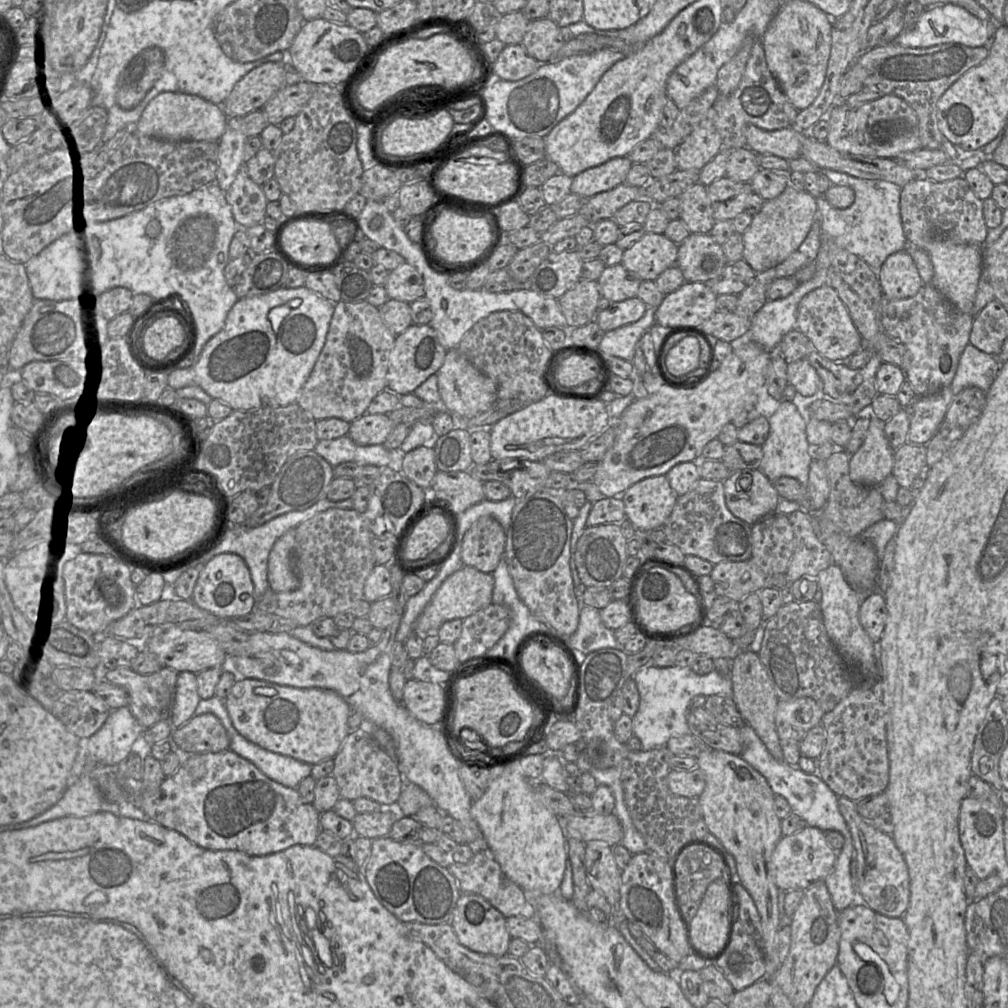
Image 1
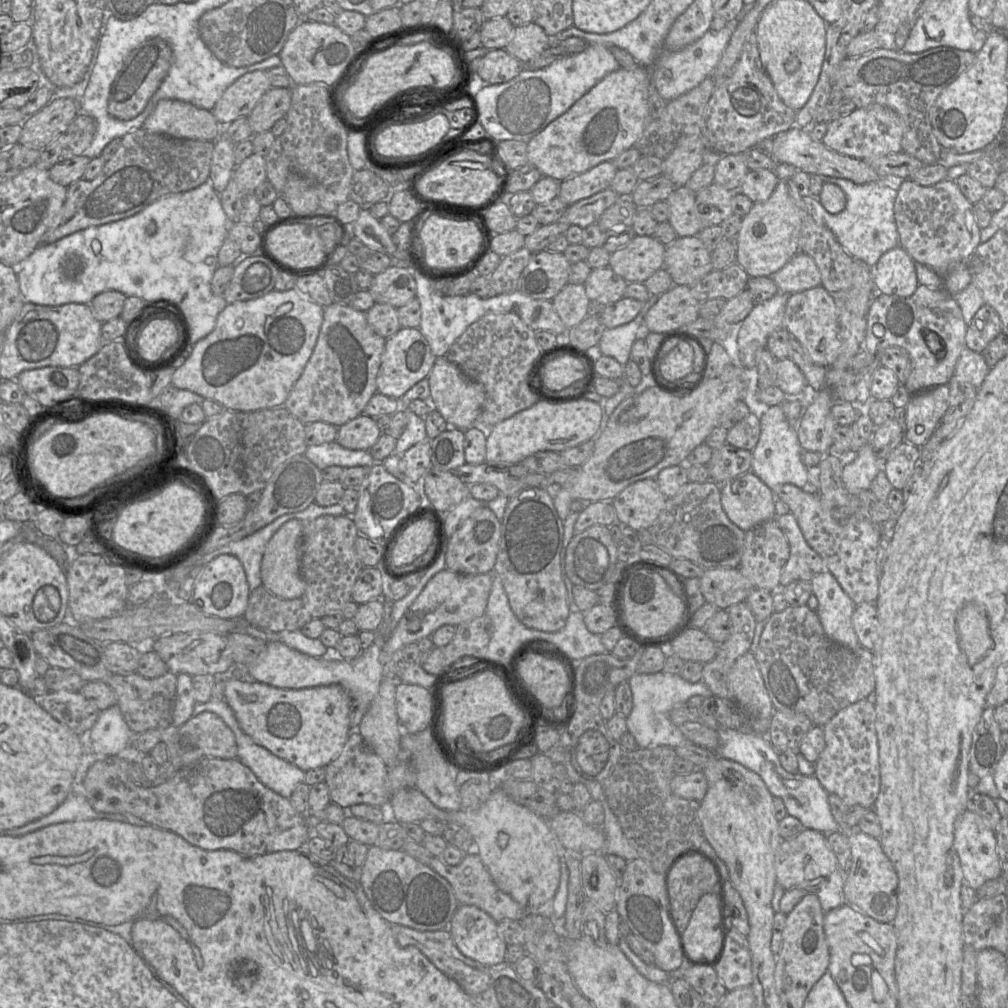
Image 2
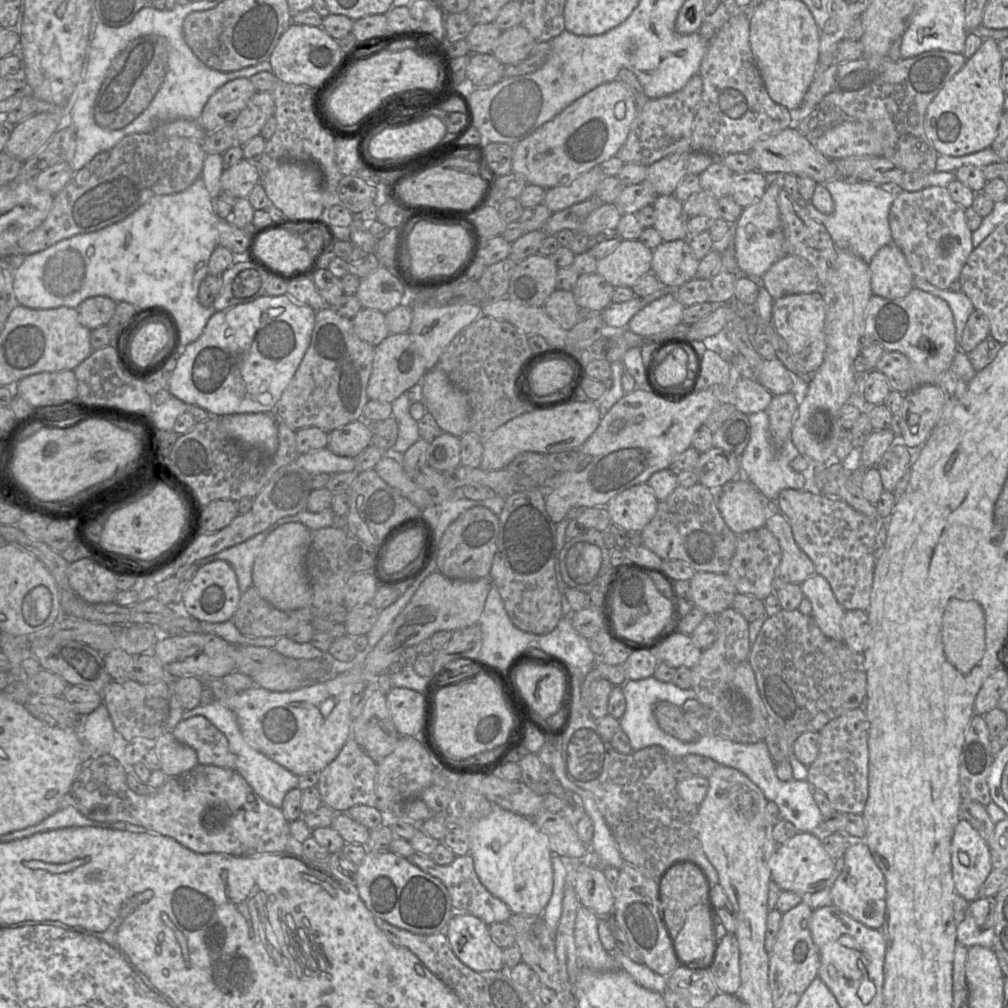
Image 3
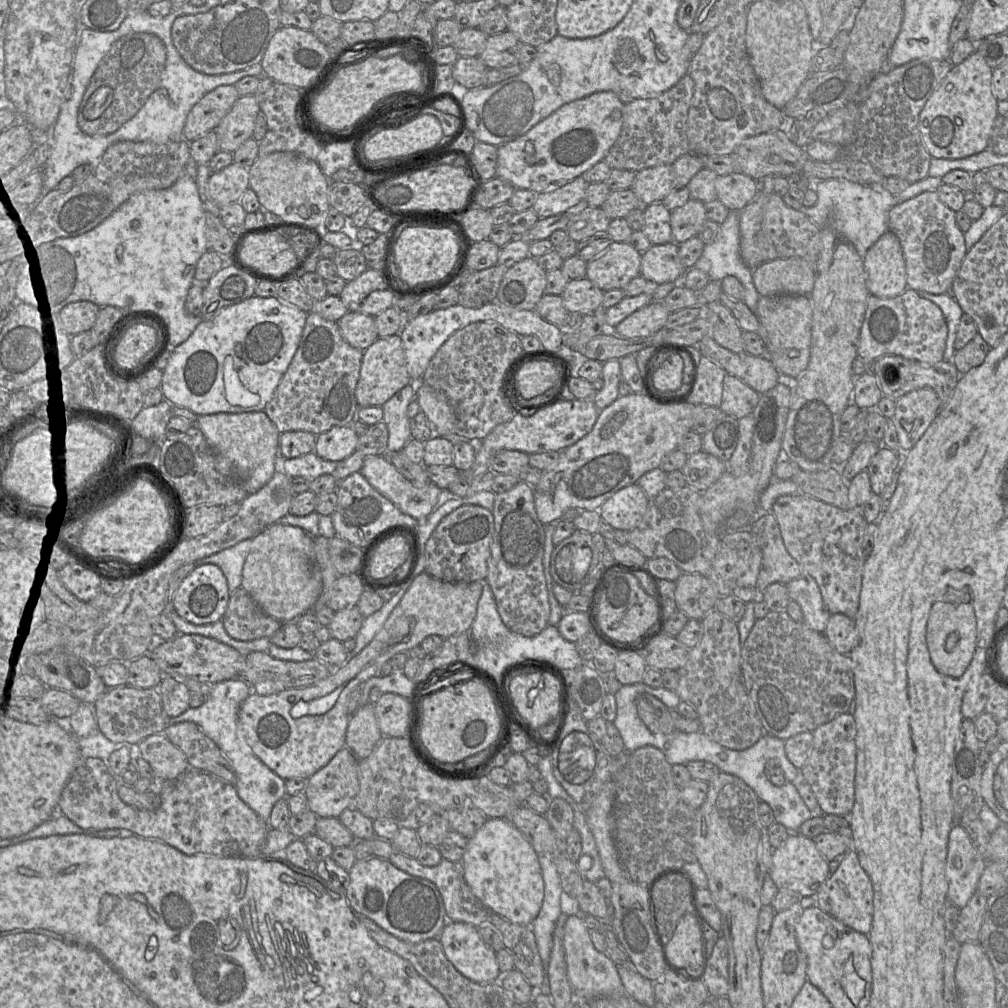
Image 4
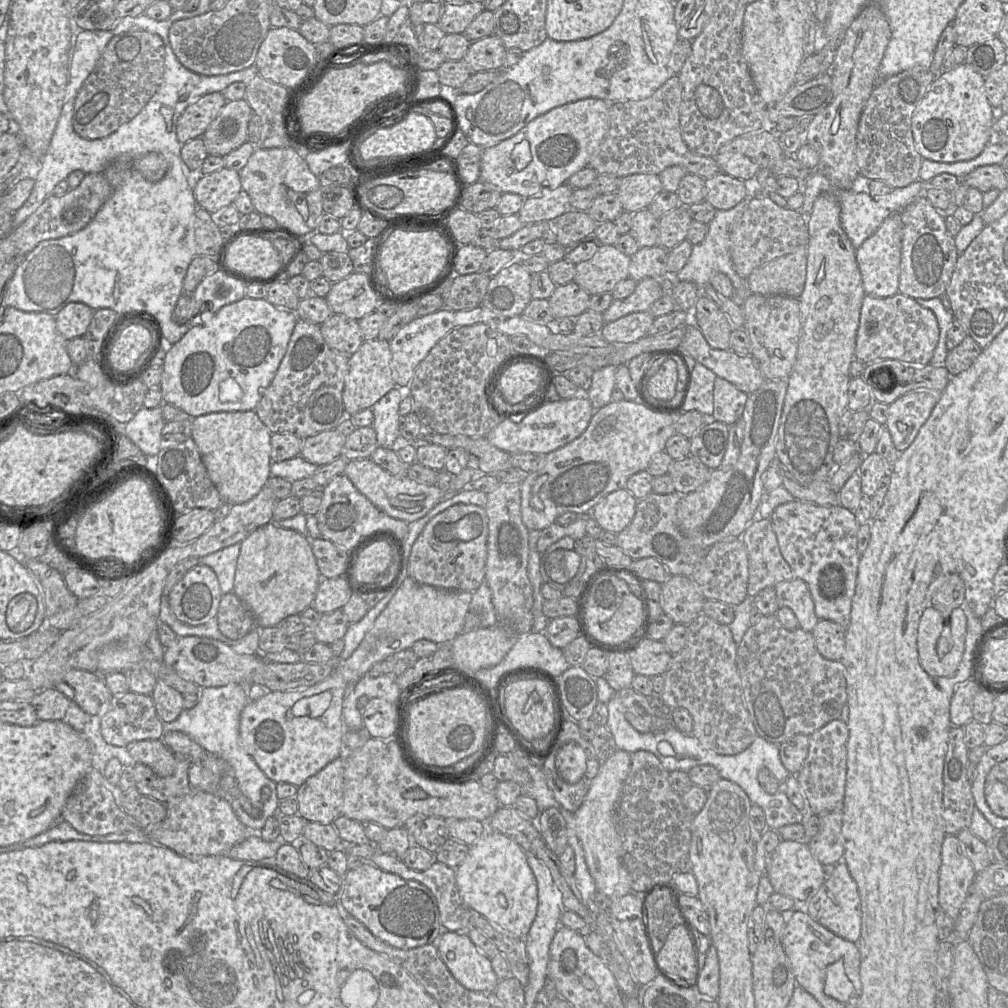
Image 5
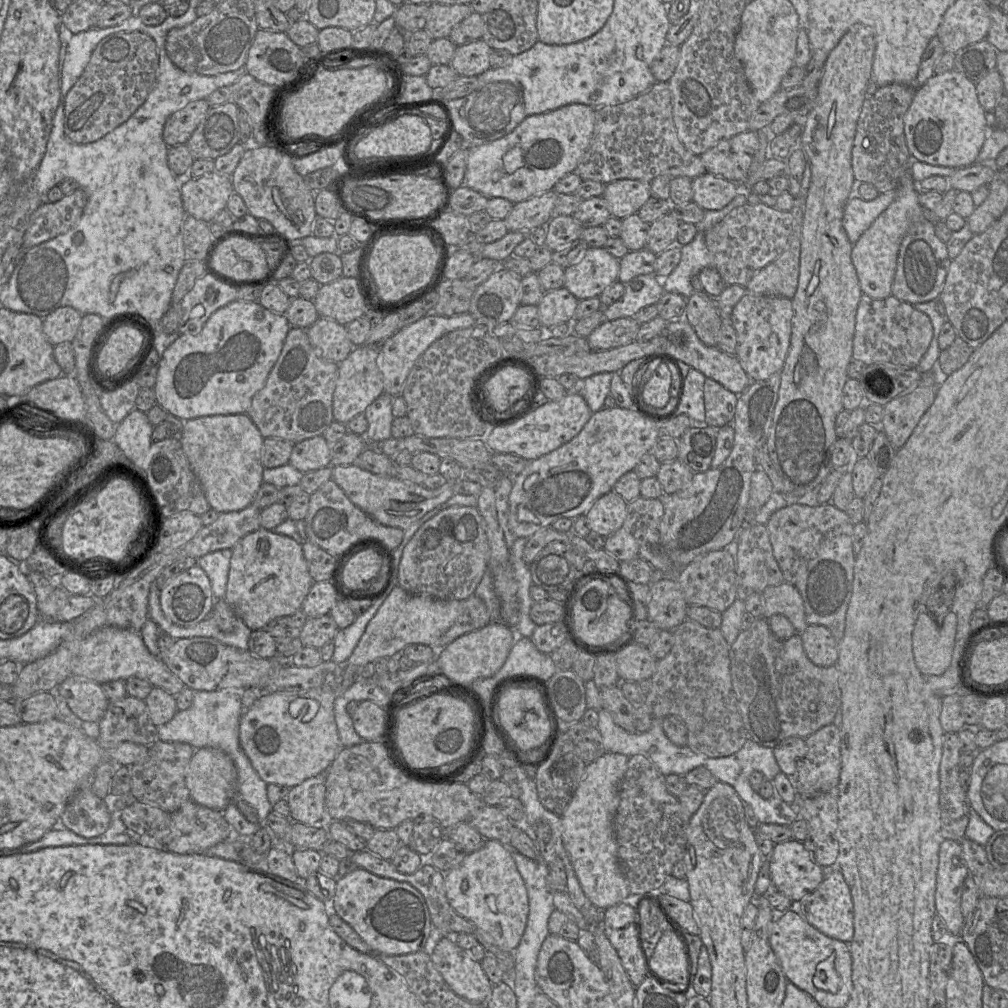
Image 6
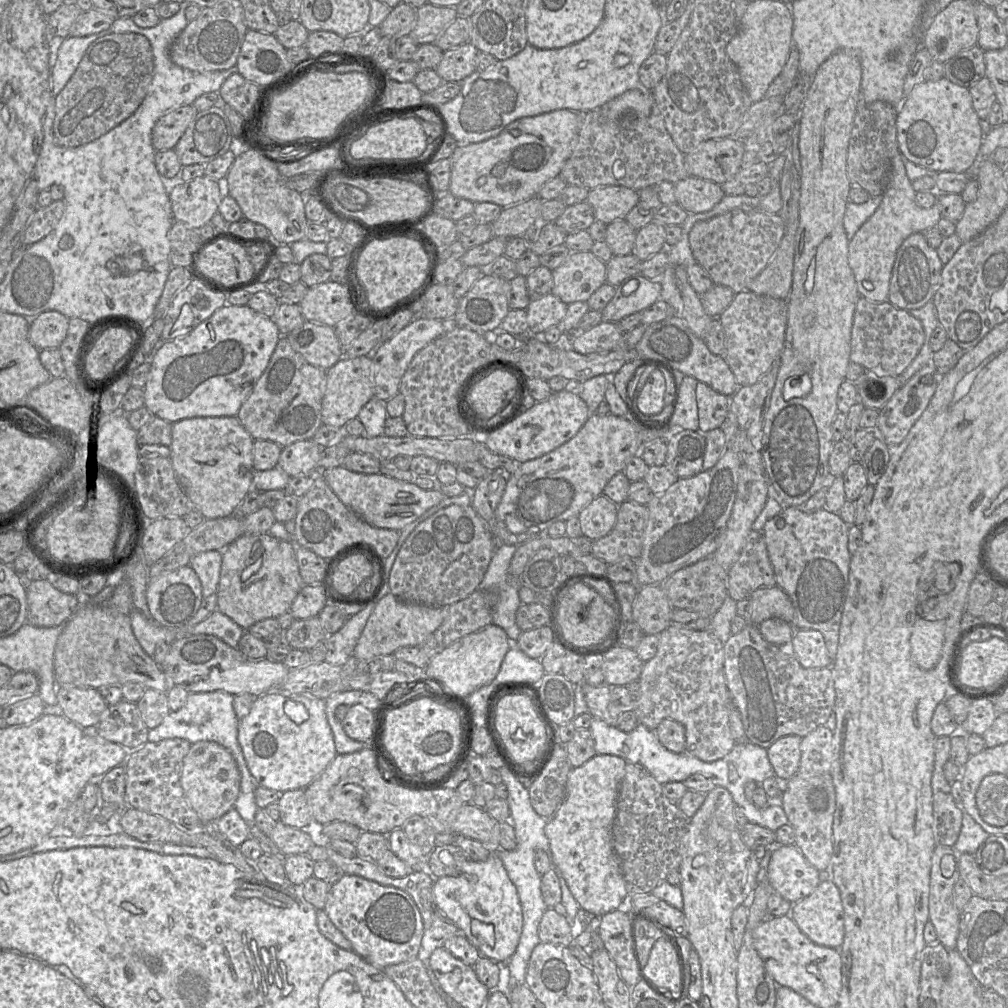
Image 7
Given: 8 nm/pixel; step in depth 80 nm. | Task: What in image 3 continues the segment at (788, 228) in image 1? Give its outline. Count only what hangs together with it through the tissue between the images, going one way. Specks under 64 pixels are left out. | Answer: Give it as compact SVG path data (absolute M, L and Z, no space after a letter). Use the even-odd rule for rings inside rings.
M775 181L768 184L763 196L744 208L736 222L735 258L739 270L744 275L762 277L774 263L787 255L778 208L780 191L781 187Z

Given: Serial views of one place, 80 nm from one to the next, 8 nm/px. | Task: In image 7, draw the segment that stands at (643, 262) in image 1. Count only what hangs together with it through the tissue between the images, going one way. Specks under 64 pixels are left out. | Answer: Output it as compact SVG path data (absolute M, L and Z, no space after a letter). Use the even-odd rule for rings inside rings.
M591 251L572 253L558 268L552 270L551 293L566 304L587 301L606 283L606 263Z

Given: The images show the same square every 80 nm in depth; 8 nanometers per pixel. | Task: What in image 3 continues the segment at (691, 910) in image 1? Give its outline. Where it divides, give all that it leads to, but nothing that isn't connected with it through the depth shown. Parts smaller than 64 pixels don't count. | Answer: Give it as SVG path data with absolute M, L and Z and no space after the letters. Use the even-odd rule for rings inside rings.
M689 860L672 865L662 875L659 880L660 915L673 941L684 925L687 912L695 905L707 902L709 889L704 871Z

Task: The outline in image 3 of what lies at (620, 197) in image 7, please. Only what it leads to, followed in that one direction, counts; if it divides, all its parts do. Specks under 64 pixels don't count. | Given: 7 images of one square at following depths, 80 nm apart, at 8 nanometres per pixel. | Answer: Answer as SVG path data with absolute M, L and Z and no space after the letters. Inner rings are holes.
M692 151L679 152L669 155L658 162L648 166L646 179L641 183L648 183L658 196L670 195L676 189L680 181L688 174L687 161Z

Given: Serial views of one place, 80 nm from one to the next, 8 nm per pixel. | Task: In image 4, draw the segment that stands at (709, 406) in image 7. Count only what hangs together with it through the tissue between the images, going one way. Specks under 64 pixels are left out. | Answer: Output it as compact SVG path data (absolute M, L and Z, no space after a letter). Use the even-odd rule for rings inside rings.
M726 375L723 380L720 409L736 419L752 413L759 401L760 393L735 376Z

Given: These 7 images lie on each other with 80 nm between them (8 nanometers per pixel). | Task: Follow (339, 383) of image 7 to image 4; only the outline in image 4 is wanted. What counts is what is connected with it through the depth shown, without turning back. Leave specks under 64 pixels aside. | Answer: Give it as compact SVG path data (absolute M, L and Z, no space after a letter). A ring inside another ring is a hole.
M399 335L379 337L373 344L363 350L359 379L355 397L359 407L381 407L394 394L411 382Z

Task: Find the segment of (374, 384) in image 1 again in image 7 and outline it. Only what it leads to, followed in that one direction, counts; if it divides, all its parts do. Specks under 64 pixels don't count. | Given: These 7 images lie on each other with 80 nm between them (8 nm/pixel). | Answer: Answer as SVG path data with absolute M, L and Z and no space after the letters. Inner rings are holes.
M281 336L267 368L241 406L237 418L254 440L268 440L281 447L311 440L323 425L322 400L326 370L308 363L296 352L286 336Z

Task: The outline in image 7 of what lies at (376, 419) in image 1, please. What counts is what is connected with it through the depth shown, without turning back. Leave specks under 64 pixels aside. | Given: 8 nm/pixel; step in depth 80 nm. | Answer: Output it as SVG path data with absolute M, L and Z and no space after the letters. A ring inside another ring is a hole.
M313 440L297 441L282 448L278 465L275 468L281 468L290 477L321 471L318 470L319 461L324 448Z

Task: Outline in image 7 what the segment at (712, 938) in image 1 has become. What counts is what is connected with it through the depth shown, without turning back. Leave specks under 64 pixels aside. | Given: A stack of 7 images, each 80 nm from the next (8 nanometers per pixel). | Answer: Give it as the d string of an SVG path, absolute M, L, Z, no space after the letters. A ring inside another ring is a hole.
M662 937L654 943L641 973L645 982L655 990L679 996L683 974L679 953L671 940L670 937Z

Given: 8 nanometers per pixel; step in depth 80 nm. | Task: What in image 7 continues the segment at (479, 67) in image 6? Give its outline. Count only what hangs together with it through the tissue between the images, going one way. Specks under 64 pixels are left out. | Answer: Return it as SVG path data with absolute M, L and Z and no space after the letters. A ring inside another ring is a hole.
M471 43L447 50L435 71L444 82L462 81L477 71L477 53L478 49Z

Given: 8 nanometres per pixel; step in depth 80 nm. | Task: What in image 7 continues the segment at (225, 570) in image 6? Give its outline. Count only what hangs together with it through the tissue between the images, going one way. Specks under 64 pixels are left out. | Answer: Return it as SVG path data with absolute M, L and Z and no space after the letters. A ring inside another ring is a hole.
M206 551L192 556L189 566L197 574L203 598L216 594L222 564L222 551Z

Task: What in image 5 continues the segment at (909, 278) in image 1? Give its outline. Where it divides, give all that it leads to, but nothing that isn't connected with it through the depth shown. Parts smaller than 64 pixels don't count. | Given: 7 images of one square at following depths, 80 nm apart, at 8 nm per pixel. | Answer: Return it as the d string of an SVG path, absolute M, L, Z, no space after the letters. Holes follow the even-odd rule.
M891 213L875 233L856 249L856 260L862 276L863 288L867 295L886 298L899 293L903 239L903 225L899 213Z

